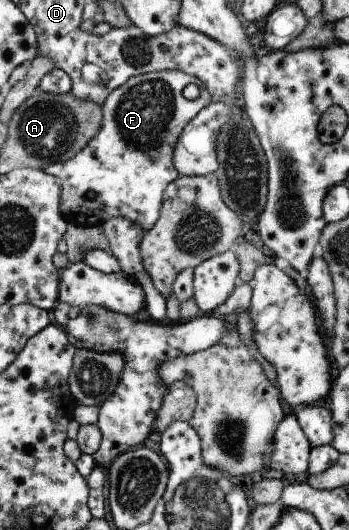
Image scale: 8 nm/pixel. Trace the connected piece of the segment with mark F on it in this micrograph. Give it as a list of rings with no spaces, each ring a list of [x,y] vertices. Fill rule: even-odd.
[[[177,70],[137,75],[115,87],[100,106],[101,126],[87,141],[87,145],[67,162],[42,169],[44,173],[59,179],[59,212],[65,222],[81,227],[98,226],[107,217],[125,217],[131,223],[139,225],[143,231],[149,231],[157,222],[165,187],[178,177],[172,165],[174,143],[183,127],[197,115],[199,109],[203,109],[212,100],[209,93],[202,89],[197,78]],[[188,84],[193,84],[199,89],[199,95],[193,100],[185,99],[181,95],[182,89]]]

